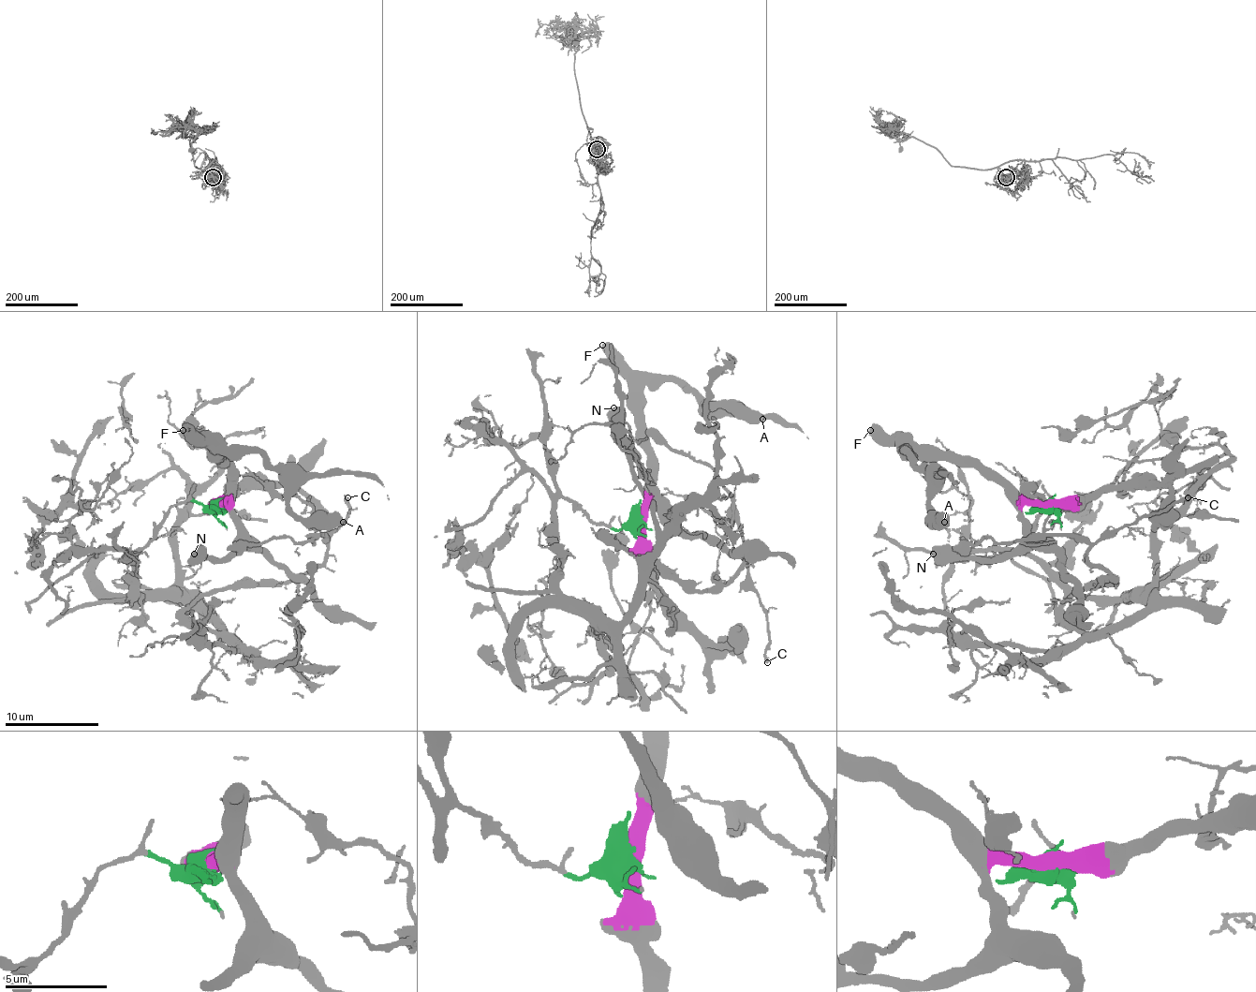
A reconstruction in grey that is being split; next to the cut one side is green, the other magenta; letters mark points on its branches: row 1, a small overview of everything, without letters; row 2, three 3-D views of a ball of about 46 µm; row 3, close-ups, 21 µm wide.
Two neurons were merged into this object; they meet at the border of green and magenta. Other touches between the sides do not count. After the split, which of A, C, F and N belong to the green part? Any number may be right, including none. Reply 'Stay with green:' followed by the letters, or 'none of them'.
Stay with green: C

